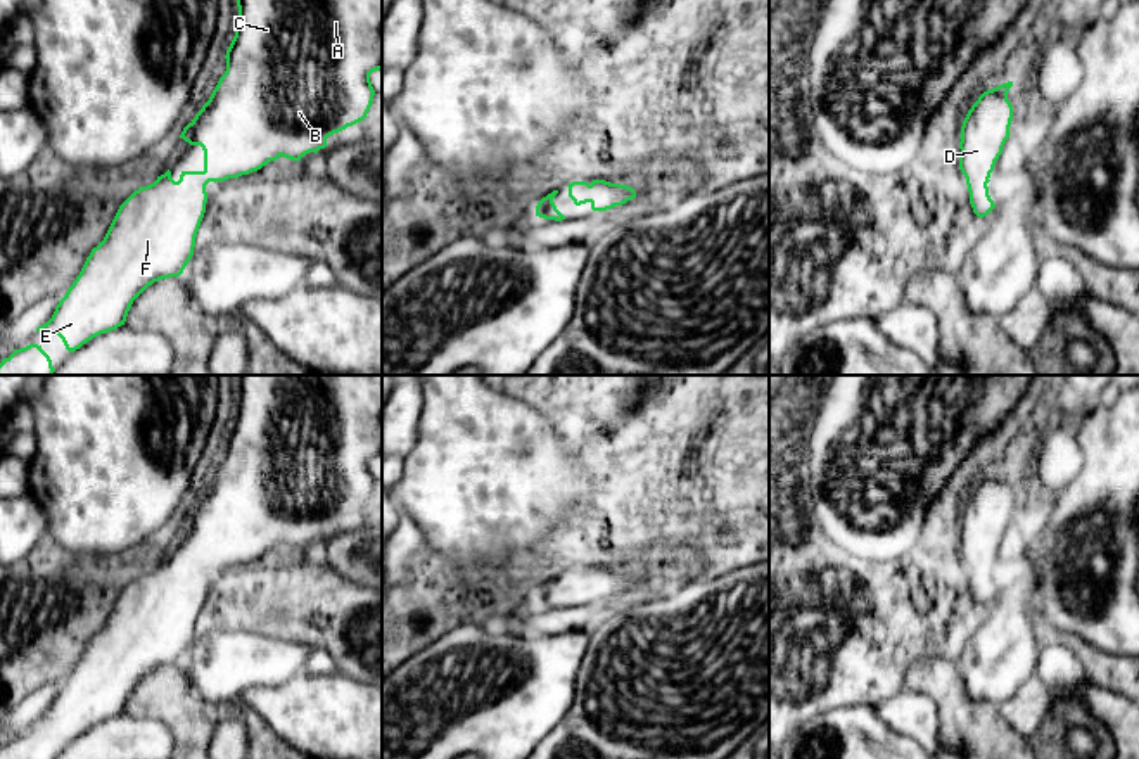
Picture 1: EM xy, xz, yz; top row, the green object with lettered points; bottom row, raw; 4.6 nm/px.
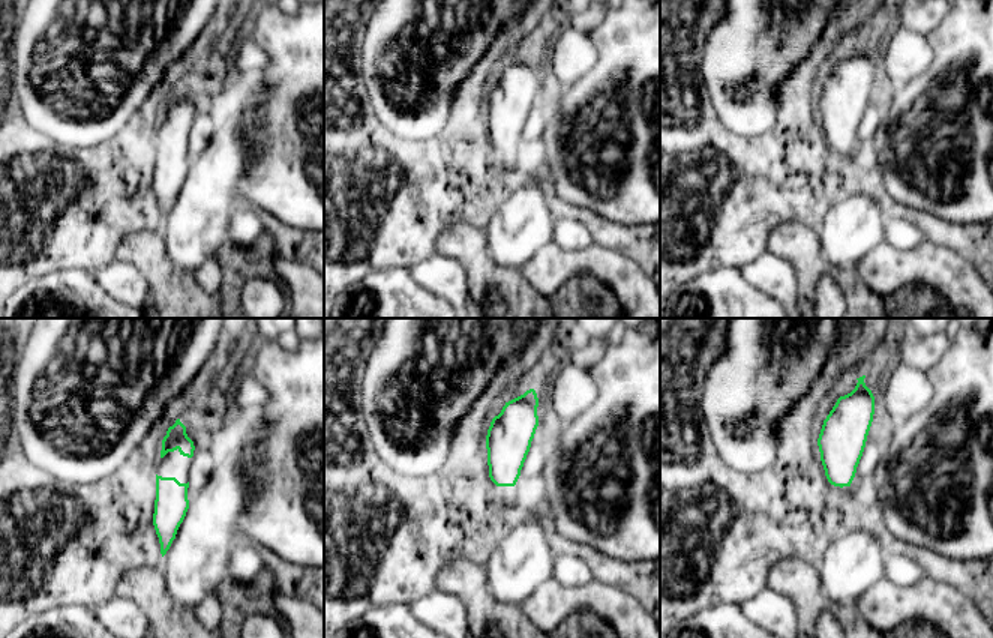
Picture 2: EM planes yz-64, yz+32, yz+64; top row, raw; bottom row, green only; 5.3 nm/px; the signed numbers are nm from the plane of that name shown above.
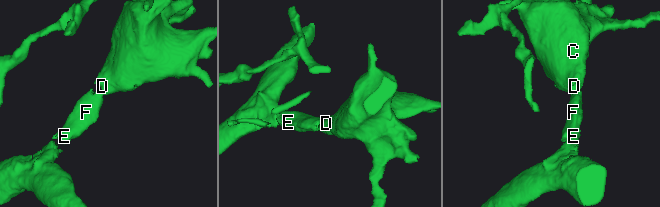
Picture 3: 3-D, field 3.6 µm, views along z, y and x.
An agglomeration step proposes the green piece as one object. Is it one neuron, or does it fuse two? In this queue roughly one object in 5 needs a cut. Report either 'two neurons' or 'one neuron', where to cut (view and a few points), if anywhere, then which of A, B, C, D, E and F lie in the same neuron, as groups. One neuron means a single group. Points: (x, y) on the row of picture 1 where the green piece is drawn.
one neuron; cut none; groups A B C D E F

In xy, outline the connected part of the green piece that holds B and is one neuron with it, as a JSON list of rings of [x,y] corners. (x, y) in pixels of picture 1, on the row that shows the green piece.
[[[237,0],[239,7],[239,22],[235,29],[235,36],[226,50],[226,71],[220,78],[216,88],[213,90],[209,100],[202,105],[202,109],[195,114],[195,118],[183,128],[180,138],[188,142],[190,145],[200,145],[204,150],[204,169],[202,171],[181,171],[180,180],[175,182],[171,178],[171,171],[168,169],[164,175],[157,176],[157,180],[147,187],[140,187],[135,190],[118,209],[105,237],[99,242],[97,247],[92,249],[86,258],[80,275],[67,289],[66,296],[55,306],[52,318],[40,325],[36,332],[41,334],[57,334],[66,349],[74,353],[83,344],[92,341],[100,334],[107,334],[124,325],[128,311],[133,301],[154,282],[169,277],[180,277],[187,266],[187,263],[194,256],[195,237],[200,226],[200,221],[206,213],[207,192],[206,185],[209,182],[225,182],[228,178],[239,178],[242,175],[249,175],[252,171],[261,169],[270,161],[277,161],[280,156],[301,161],[302,156],[309,152],[318,152],[327,147],[327,138],[334,133],[346,130],[360,121],[363,121],[372,107],[375,90],[370,81],[370,74],[373,71],[382,69],[382,0]]]

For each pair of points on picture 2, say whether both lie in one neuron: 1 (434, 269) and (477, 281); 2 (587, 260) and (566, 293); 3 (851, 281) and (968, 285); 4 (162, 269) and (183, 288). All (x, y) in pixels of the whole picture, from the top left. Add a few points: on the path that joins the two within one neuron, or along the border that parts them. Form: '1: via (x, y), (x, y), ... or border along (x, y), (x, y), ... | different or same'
1: border along (441, 254), (462, 266), (470, 299) | different
2: border along (579, 276), (572, 276), (548, 297) | different
3: border along (855, 269), (882, 299) | different
4: via (167, 273), (179, 285) | same

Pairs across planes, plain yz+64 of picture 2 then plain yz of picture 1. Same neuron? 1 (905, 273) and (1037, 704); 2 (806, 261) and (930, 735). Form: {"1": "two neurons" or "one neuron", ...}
{"1": "one neuron", "2": "two neurons"}

